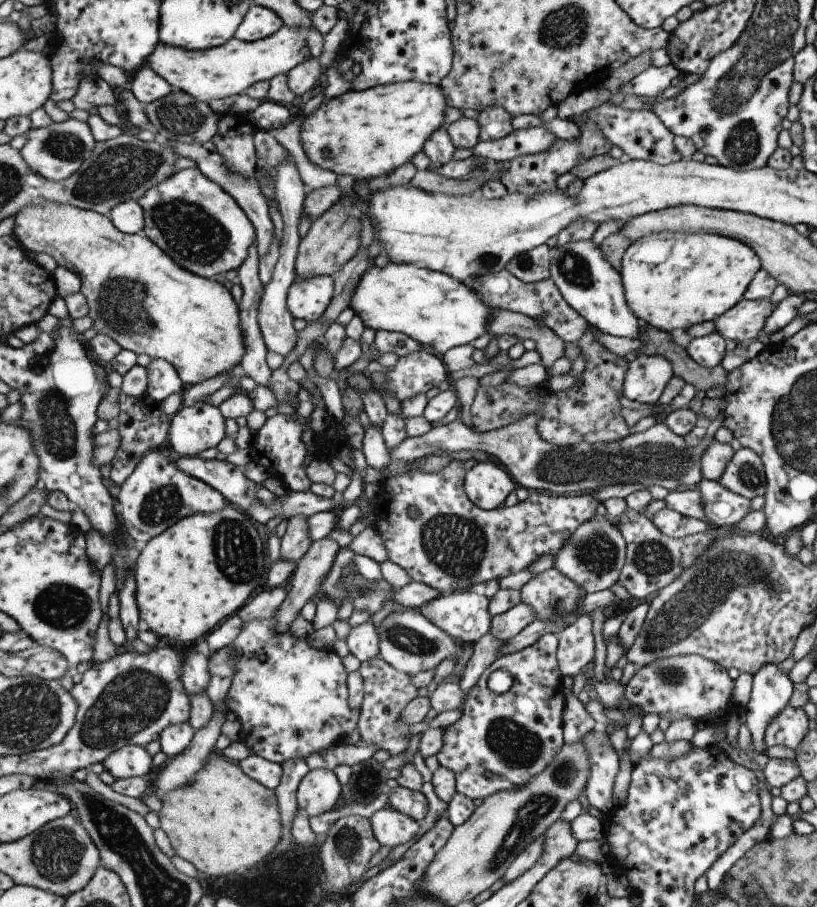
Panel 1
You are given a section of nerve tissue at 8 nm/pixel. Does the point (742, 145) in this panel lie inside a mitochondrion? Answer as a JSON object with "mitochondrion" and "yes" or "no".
{"mitochondrion":"yes"}

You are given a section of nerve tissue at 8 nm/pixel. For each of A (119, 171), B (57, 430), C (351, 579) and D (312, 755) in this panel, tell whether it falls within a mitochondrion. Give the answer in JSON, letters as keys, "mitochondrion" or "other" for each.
{"A":"mitochondrion","B":"mitochondrion","C":"mitochondrion","D":"other"}

